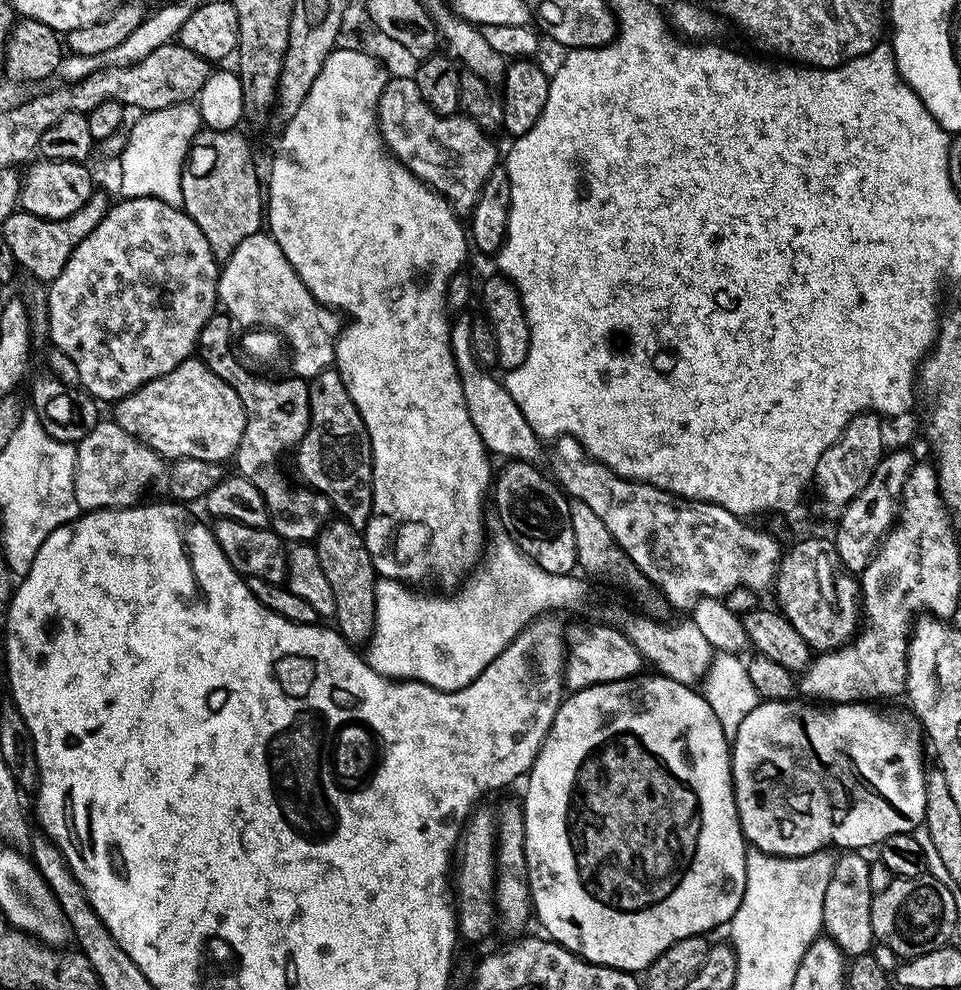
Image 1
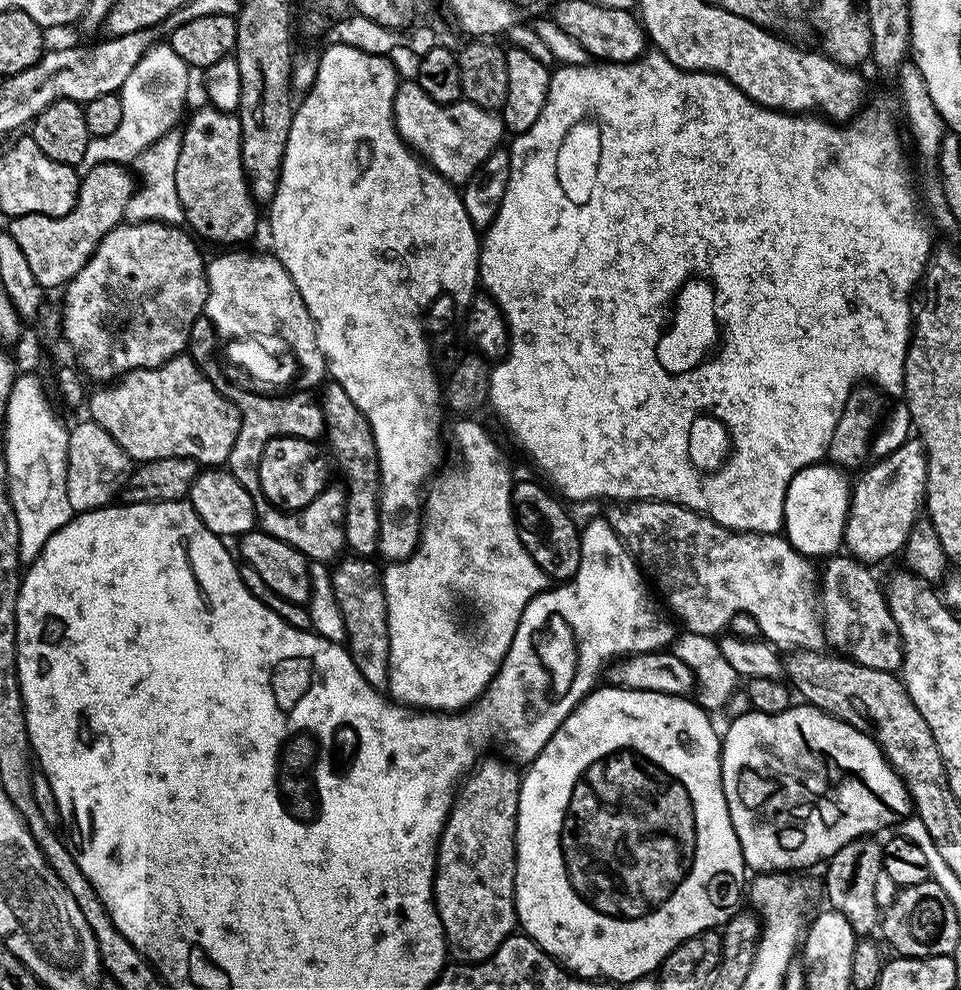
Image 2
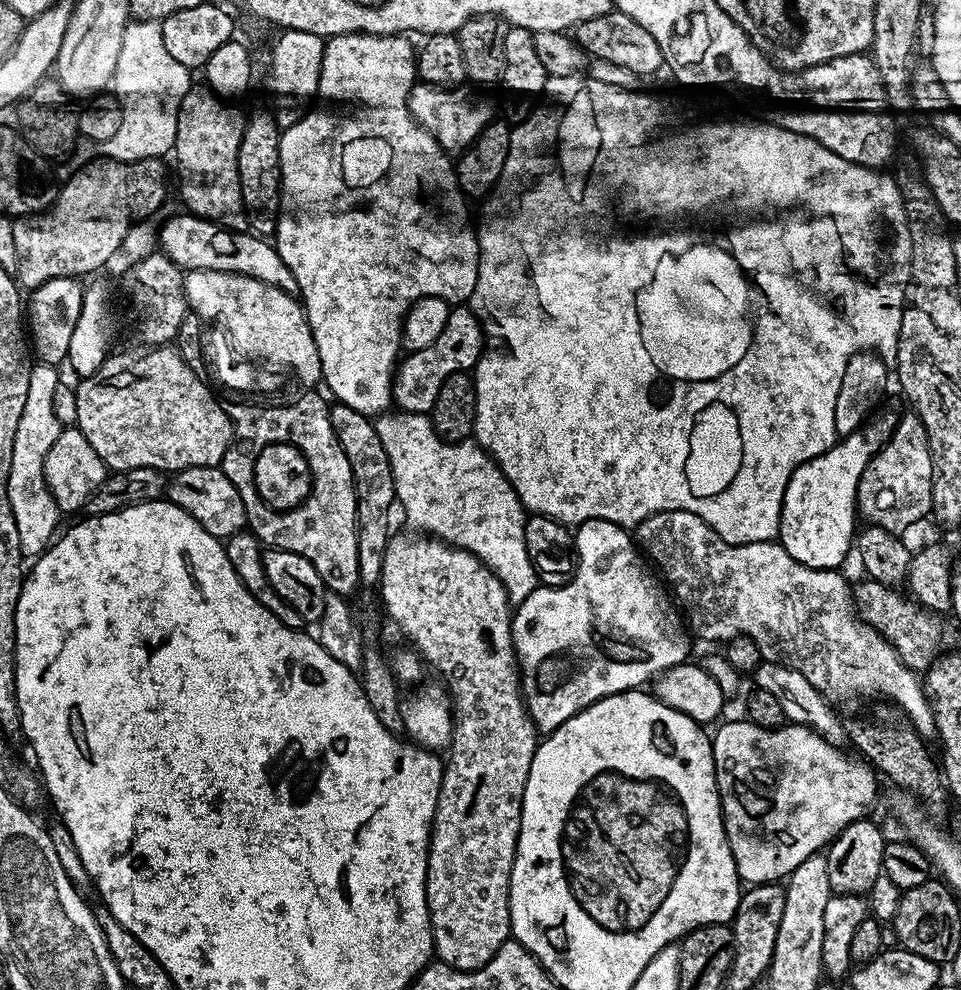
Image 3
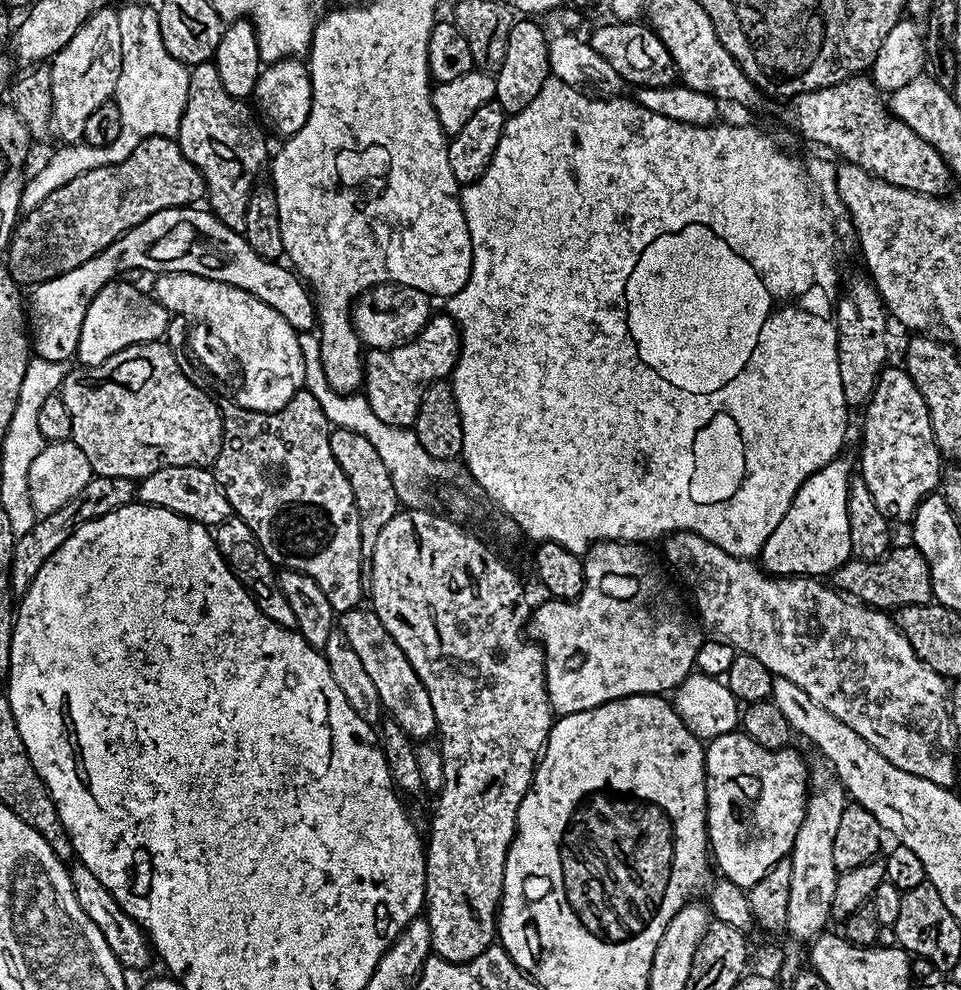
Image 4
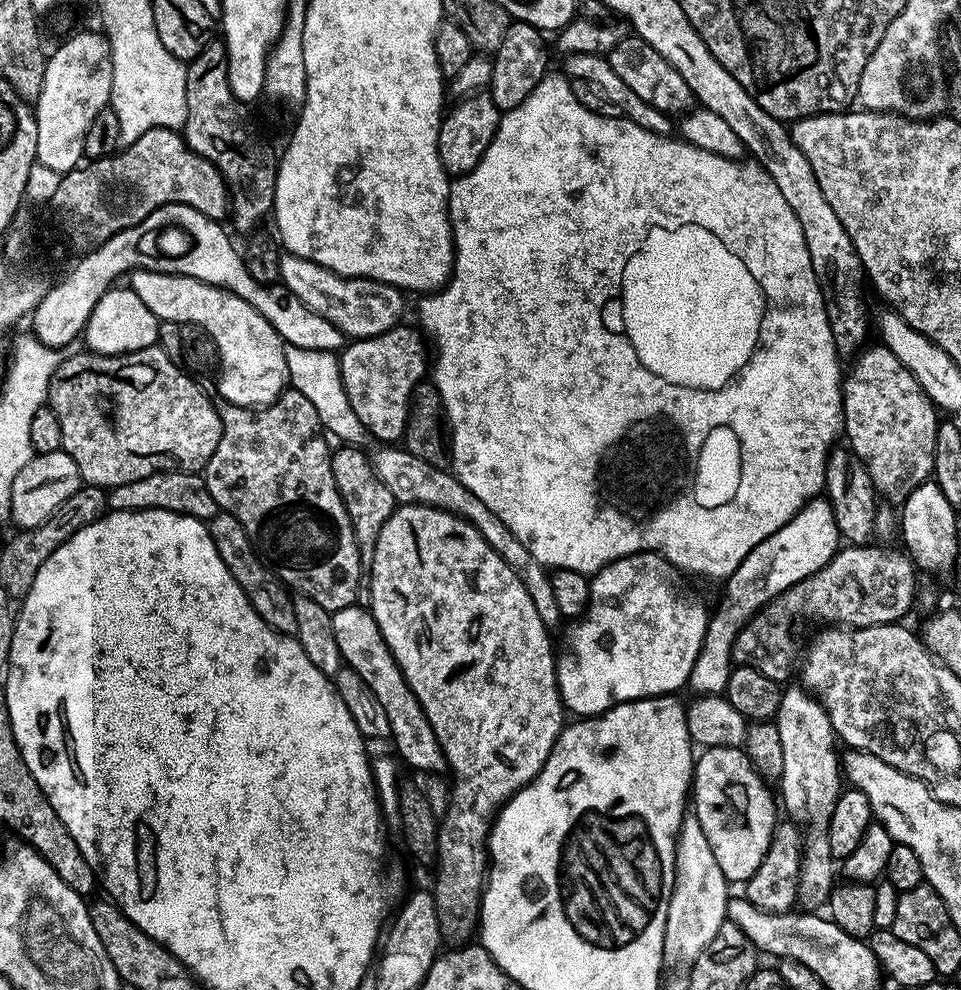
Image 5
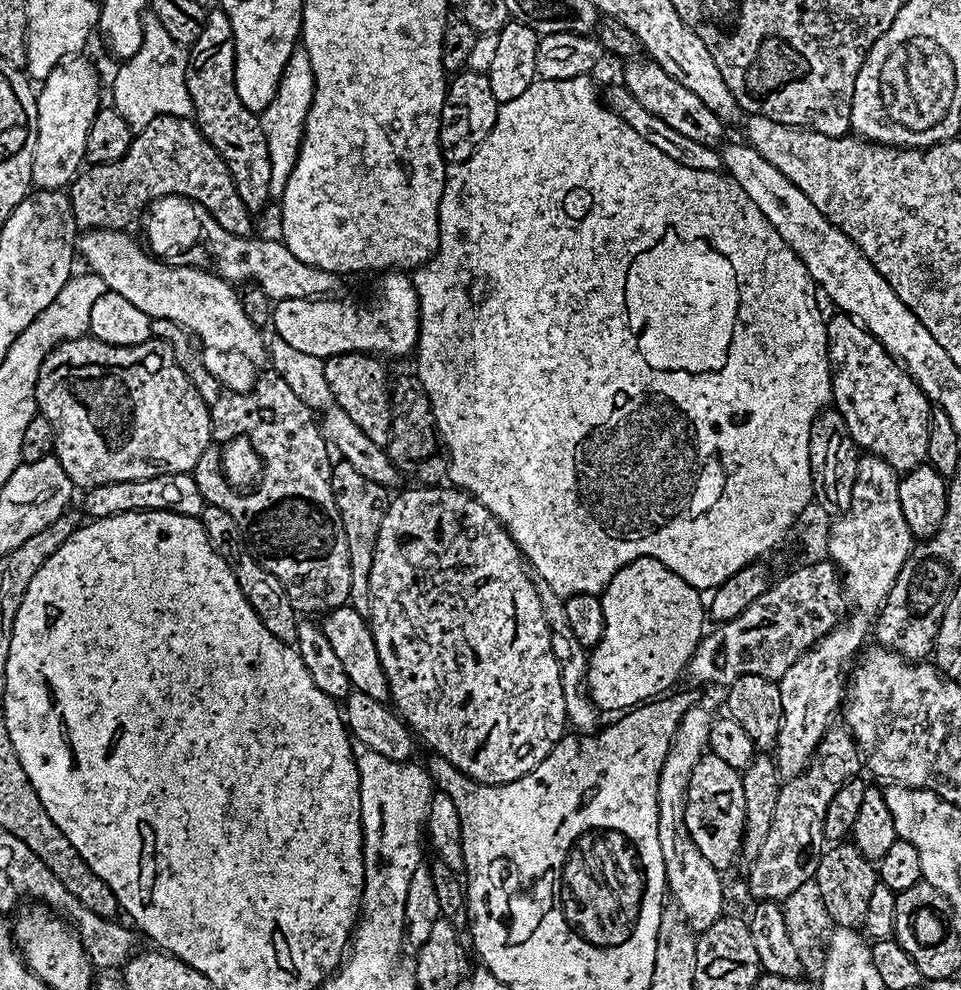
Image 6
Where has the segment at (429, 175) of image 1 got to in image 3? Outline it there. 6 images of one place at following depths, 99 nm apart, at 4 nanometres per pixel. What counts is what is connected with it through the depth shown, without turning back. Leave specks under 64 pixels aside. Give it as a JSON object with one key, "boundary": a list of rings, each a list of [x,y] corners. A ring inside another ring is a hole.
{"boundary":[[[417,82],[412,85],[412,89],[408,95],[408,109],[410,110],[412,117],[436,139],[438,146],[442,146],[444,151],[449,154],[459,154],[465,152],[465,150],[472,145],[474,138],[478,138],[478,134],[482,134],[484,127],[486,127],[494,118],[491,102],[480,92],[483,91],[473,90],[468,86],[461,86],[458,88],[437,88],[435,84]]]}

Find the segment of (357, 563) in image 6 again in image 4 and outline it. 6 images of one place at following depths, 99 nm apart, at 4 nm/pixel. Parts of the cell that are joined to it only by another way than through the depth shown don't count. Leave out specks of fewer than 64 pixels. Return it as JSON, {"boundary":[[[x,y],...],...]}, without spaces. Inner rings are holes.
{"boundary":[[[333,427],[330,435],[332,437],[332,449],[338,466],[342,466],[342,474],[350,482],[350,490],[354,490],[354,502],[360,519],[360,541],[362,542],[362,554],[358,566],[358,578],[362,581],[362,590],[370,594],[374,590],[374,546],[378,546],[378,534],[401,511],[402,505],[398,494],[394,490],[394,482],[390,478],[390,470],[386,470],[386,462],[374,445],[362,434],[354,434],[354,430]]]}

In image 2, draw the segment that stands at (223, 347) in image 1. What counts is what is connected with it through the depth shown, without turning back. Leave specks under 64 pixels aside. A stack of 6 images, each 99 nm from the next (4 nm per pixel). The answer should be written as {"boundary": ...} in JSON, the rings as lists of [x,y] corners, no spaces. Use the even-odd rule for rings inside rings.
{"boundary":[[[199,316],[190,330],[187,355],[192,357],[192,360],[206,373],[209,380],[221,389],[240,411],[240,433],[228,455],[227,471],[231,472],[234,478],[238,478],[238,482],[242,482],[242,486],[246,486],[246,494],[250,494],[250,498],[254,498],[258,524],[263,531],[294,546],[294,550],[307,556],[309,561],[335,561],[346,548],[344,539],[346,493],[343,487],[325,487],[324,491],[319,492],[304,508],[299,508],[297,512],[286,512],[274,507],[268,501],[262,494],[260,485],[260,459],[264,456],[264,448],[267,444],[281,436],[297,436],[300,440],[316,442],[319,441],[319,436],[321,439],[325,435],[324,411],[320,408],[319,399],[308,390],[291,394],[261,394],[244,386],[239,388],[236,384],[228,384],[219,362],[216,361],[216,348],[218,352],[216,328],[208,321],[207,316]]]}

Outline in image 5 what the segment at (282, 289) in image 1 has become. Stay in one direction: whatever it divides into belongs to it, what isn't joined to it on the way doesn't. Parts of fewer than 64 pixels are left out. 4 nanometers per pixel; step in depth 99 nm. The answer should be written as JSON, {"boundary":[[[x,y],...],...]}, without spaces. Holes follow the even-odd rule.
{"boundary":[[[145,268],[135,269],[130,276],[130,287],[142,302],[146,302],[150,314],[154,314],[159,321],[169,320],[181,326],[187,324],[197,324],[200,328],[208,331],[208,336],[213,340],[214,352],[224,352],[224,360],[236,368],[236,372],[228,372],[228,380],[224,380],[224,392],[219,399],[226,404],[237,404],[243,408],[259,410],[272,404],[289,387],[288,367],[286,366],[286,347],[284,339],[242,298],[238,298],[232,292],[227,292],[224,288],[215,288],[201,280],[195,280],[189,276],[175,276],[165,272],[151,272]]]}

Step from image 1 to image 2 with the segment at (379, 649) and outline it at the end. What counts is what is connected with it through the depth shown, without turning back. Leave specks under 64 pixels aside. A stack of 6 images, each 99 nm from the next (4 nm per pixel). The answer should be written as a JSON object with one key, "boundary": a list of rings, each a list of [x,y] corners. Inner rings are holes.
{"boundary":[[[460,418],[456,424],[456,448],[460,451],[460,461],[453,468],[445,467],[439,474],[431,477],[426,488],[426,495],[422,500],[422,531],[420,543],[416,551],[406,560],[392,562],[382,572],[384,581],[384,593],[386,594],[386,610],[388,611],[388,633],[390,634],[390,660],[388,662],[388,687],[387,695],[395,703],[407,706],[412,710],[431,710],[433,712],[459,712],[480,699],[480,696],[488,689],[488,683],[496,676],[504,656],[510,650],[510,642],[514,642],[514,634],[518,630],[518,622],[526,610],[526,606],[538,593],[549,587],[549,577],[530,558],[530,554],[522,546],[520,531],[516,529],[516,519],[512,513],[512,468],[508,465],[508,456],[500,449],[499,444],[492,438],[491,434],[476,421],[476,418]],[[452,596],[461,596],[464,600],[472,603],[474,611],[480,615],[480,629],[467,636],[460,632],[456,620],[452,617]]]}

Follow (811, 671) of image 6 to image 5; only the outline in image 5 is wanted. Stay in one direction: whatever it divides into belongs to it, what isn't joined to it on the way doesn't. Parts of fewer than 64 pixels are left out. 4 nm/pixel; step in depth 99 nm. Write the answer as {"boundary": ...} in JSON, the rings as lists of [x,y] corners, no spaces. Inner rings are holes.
{"boundary":[[[797,686],[797,688],[792,688],[783,693],[780,698],[780,705],[778,706],[778,710],[776,711],[774,717],[774,727],[776,729],[776,733],[778,734],[778,738],[782,742],[782,774],[780,775],[780,779],[778,781],[778,787],[780,787],[780,792],[778,788],[778,796],[782,801],[782,808],[789,812],[791,819],[795,821],[797,825],[802,829],[804,833],[804,857],[802,858],[802,862],[800,863],[800,881],[798,882],[798,886],[796,887],[796,899],[798,901],[799,907],[804,910],[820,910],[825,907],[828,903],[828,895],[831,894],[832,889],[834,887],[834,879],[832,880],[832,863],[834,863],[834,857],[832,855],[832,851],[830,850],[830,842],[828,841],[828,827],[830,826],[830,818],[834,814],[834,806],[838,802],[838,798],[840,797],[842,791],[842,785],[840,785],[840,780],[842,784],[842,764],[838,759],[838,752],[836,756],[835,748],[836,744],[838,745],[838,737],[834,729],[832,729],[832,723],[830,722],[830,718],[826,714],[826,710],[824,709],[823,704],[820,703],[819,700],[816,699],[815,696],[809,694],[803,687]]]}

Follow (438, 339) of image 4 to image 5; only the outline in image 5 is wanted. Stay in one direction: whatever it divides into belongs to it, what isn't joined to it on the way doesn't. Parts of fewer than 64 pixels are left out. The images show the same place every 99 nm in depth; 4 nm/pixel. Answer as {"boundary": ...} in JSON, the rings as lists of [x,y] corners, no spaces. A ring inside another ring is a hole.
{"boundary":[[[397,326],[380,336],[345,343],[338,356],[346,398],[354,414],[358,414],[358,422],[362,422],[365,433],[380,440],[376,442],[403,441],[412,389],[430,372],[430,344],[425,333],[416,326],[404,327]]]}

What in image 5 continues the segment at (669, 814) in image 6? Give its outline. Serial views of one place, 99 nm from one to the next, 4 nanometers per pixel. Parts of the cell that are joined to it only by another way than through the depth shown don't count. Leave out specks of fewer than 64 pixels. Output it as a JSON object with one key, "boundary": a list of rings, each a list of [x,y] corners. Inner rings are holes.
{"boundary":[[[695,814],[685,815],[676,839],[676,884],[666,910],[664,959],[669,965],[691,966],[698,954],[714,942],[714,934],[722,930],[728,918],[728,888],[730,881],[722,874],[722,866],[718,866],[718,858],[714,858],[698,818]]]}

